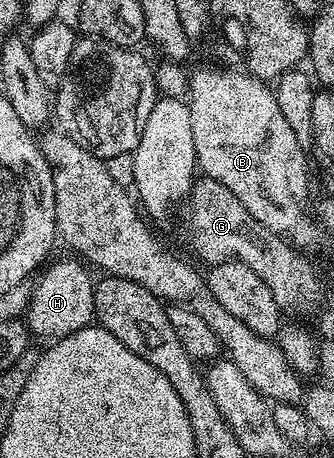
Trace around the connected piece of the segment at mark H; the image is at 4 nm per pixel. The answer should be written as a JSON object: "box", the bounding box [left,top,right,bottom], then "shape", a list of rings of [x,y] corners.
{"box":[26,259,95,338],"shape":[[[77,259],[60,260],[56,263],[49,263],[44,269],[44,273],[38,280],[36,286],[33,285],[29,295],[28,309],[26,311],[26,325],[29,331],[36,337],[50,336],[49,338],[64,337],[80,331],[82,328],[91,325],[95,319],[93,288],[95,286],[91,279],[89,269]]]}

